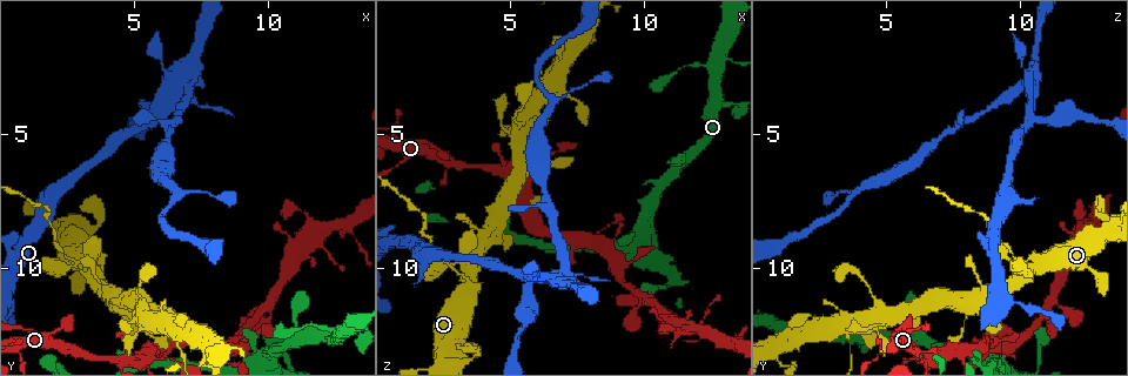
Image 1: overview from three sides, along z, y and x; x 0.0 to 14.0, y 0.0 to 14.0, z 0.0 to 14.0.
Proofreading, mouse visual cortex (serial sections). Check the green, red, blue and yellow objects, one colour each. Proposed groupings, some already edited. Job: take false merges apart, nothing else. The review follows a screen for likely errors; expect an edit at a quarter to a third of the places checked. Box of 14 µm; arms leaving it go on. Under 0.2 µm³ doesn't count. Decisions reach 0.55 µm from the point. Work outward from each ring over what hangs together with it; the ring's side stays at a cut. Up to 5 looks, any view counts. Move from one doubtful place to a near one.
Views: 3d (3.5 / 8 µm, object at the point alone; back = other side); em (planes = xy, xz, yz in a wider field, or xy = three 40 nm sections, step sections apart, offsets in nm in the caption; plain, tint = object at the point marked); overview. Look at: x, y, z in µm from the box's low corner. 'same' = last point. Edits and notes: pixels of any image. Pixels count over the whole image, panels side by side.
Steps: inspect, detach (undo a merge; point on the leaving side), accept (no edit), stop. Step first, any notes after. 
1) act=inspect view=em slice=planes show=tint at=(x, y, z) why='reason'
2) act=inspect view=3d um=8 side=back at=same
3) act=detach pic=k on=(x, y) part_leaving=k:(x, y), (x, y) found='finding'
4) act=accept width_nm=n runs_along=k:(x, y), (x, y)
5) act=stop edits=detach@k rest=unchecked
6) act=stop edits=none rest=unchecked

act=inspect view=em slice=xy step=5 show=tint at=(3.4, 9.5, 10.5) why='sharp bend'

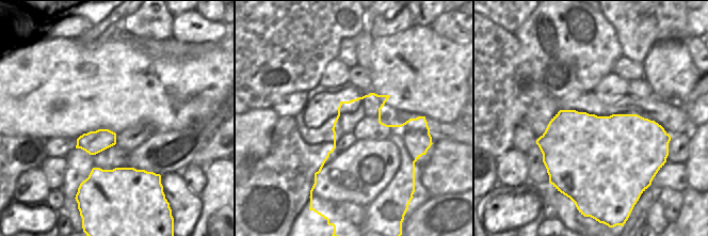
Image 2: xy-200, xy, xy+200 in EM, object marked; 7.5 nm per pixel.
act=inspect view=3d um=3.5 at=same why='see where the arms go'

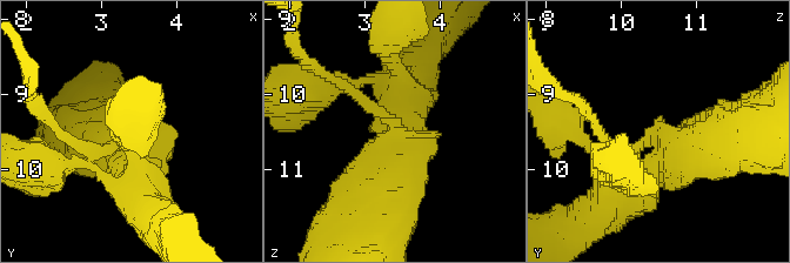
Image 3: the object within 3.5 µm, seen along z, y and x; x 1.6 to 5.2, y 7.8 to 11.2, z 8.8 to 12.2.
act=detach pic=3 on=(596, 128) part_leaving=3:(393, 122), (310, 62) found='a second cell is stuck on'

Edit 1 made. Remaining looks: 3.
act=inspect view=3d um=3.5 at=(6.9, 3.2, 10.4) why='four arms meet'

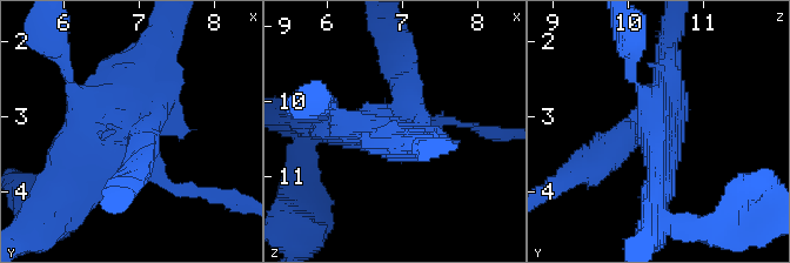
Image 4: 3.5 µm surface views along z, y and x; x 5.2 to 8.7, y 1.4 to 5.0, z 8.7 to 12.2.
act=inspect view=em slice=planes show=tint at=same why='now the EM'

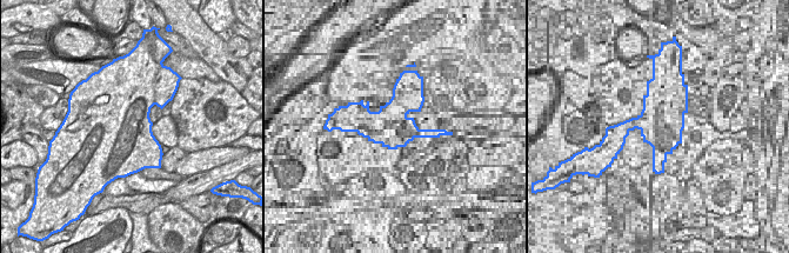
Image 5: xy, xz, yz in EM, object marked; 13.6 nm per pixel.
act=detach pic=4 on=(598, 155) part_leaving=4:(629, 134), (602, 163), (557, 184) found='a second cell is stuck on'

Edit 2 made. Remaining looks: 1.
act=stop edits=detach@3,detach@4 rest=unchecked

